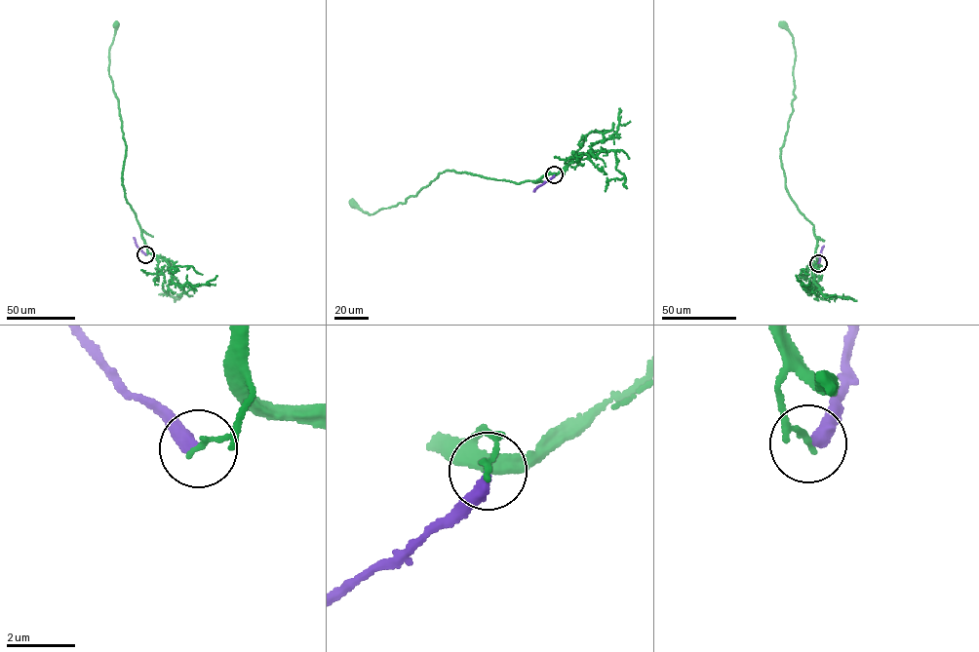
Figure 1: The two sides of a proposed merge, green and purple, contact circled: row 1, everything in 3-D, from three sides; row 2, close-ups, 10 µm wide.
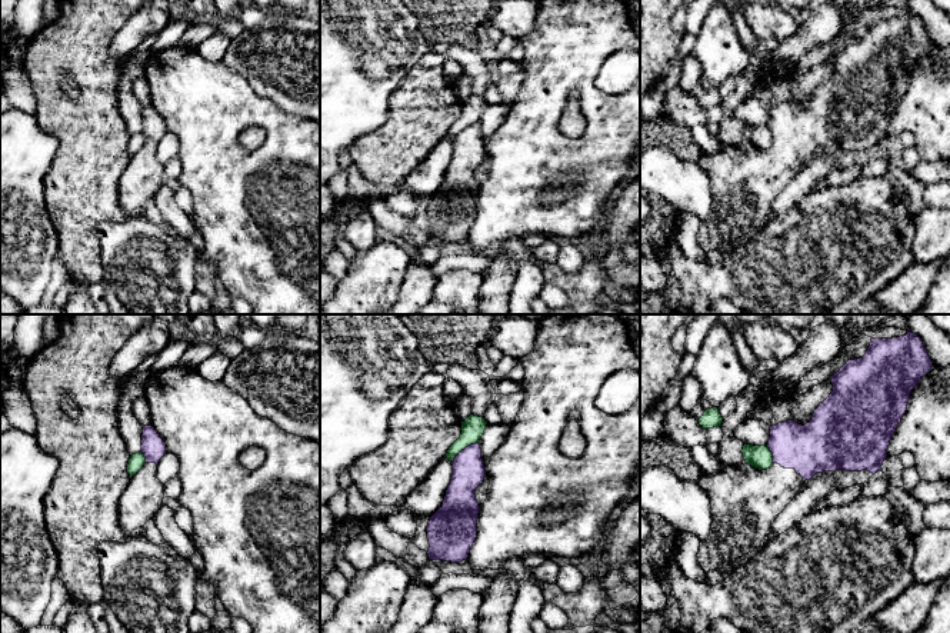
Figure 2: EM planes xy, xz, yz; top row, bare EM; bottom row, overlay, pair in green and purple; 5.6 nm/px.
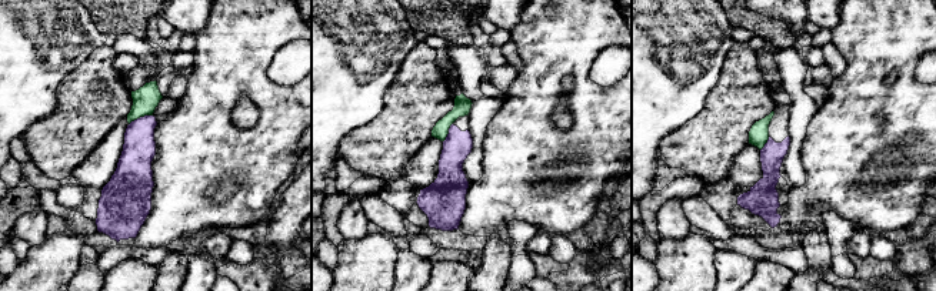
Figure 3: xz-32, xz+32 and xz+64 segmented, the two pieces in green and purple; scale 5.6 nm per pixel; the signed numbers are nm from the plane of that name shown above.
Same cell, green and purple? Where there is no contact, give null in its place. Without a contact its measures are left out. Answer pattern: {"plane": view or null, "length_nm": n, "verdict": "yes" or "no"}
{"plane": "xz", "length_nm": 190, "verdict": "no"}

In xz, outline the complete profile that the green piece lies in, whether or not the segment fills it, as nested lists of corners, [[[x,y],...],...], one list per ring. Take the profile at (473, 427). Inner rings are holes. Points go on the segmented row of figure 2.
[[[470,414],[464,422],[461,422],[461,434],[460,437],[449,447],[444,457],[450,462],[470,444],[480,442],[487,422],[483,417]]]

